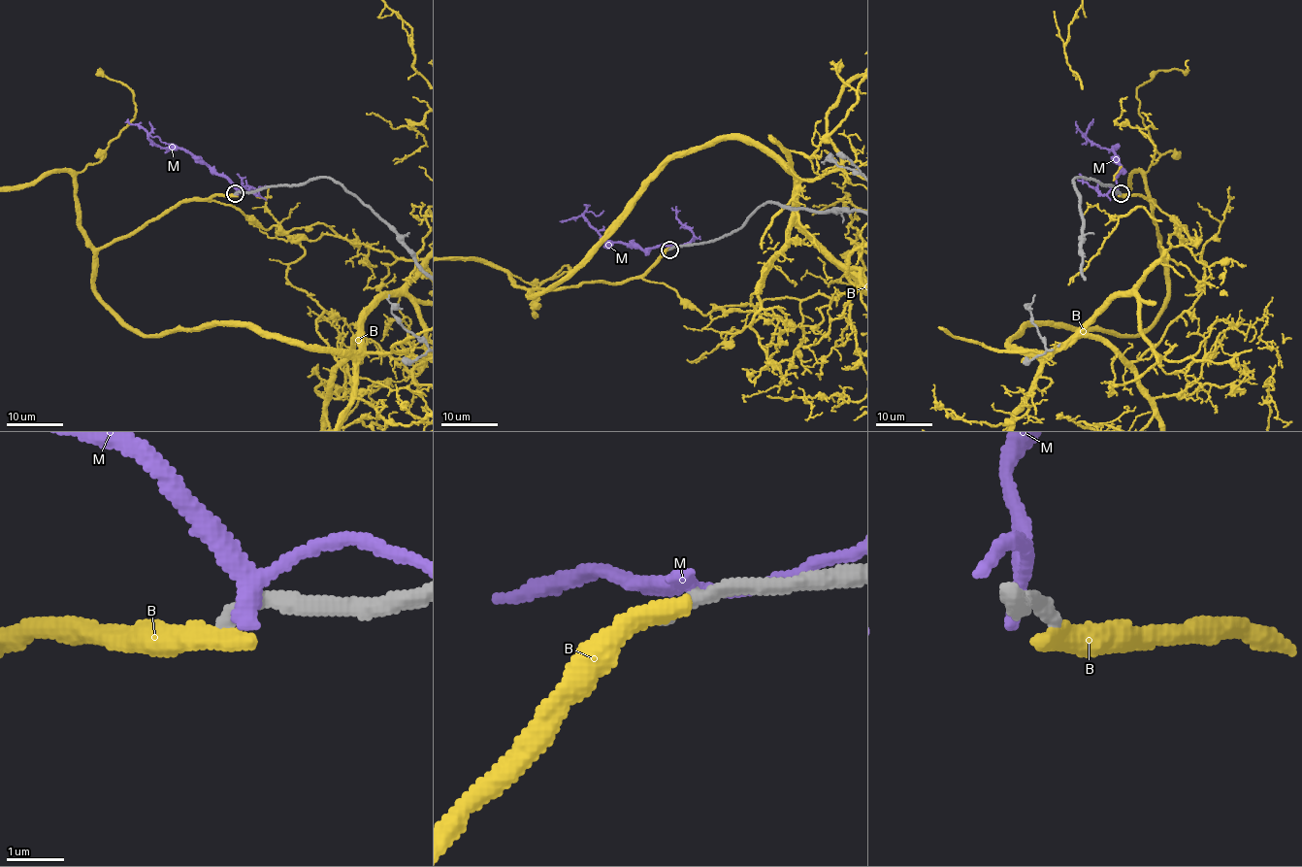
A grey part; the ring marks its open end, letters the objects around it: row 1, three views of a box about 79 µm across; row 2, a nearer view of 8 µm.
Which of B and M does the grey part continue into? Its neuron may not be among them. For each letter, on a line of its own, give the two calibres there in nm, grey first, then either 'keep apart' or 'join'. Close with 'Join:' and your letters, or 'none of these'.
B: 320/400 nm | keep apart
M: 400/300 nm | keep apart
Join: none of these

